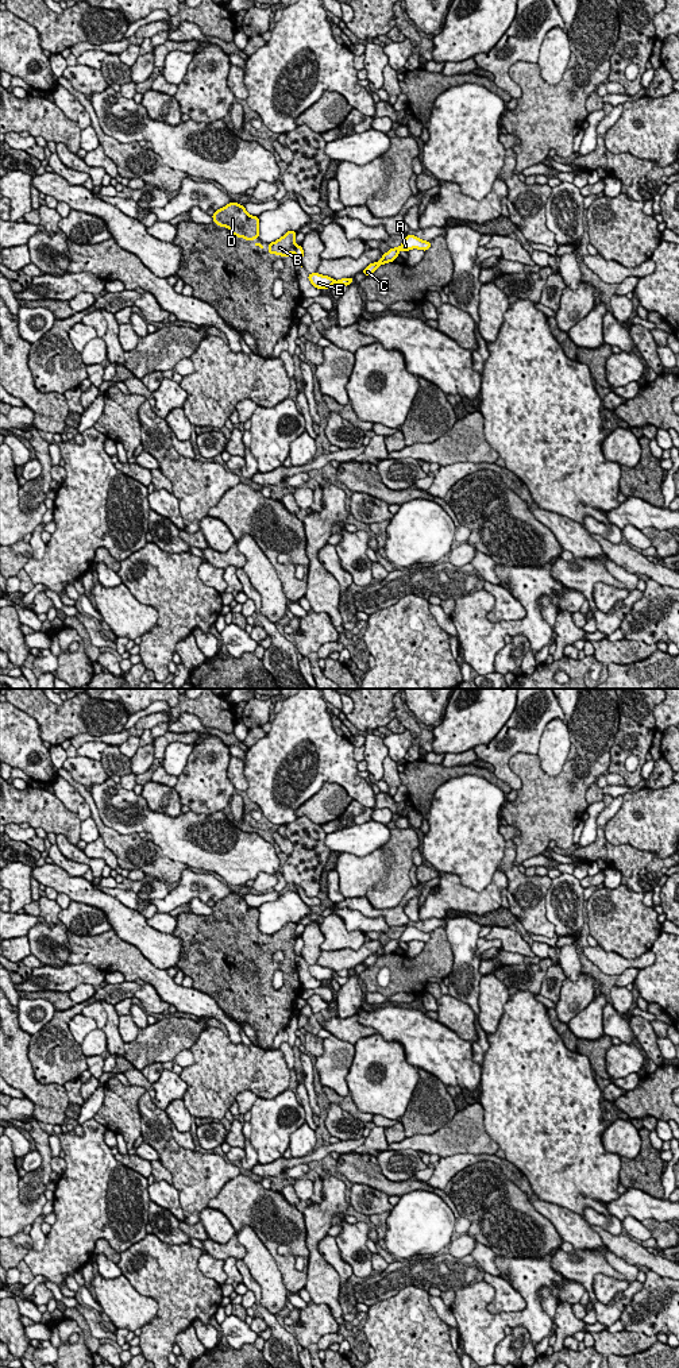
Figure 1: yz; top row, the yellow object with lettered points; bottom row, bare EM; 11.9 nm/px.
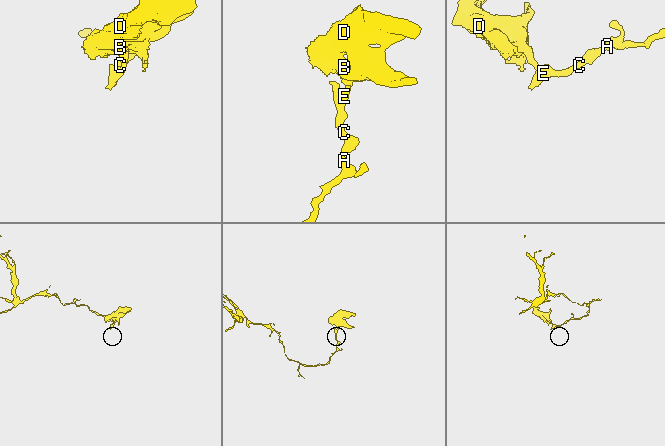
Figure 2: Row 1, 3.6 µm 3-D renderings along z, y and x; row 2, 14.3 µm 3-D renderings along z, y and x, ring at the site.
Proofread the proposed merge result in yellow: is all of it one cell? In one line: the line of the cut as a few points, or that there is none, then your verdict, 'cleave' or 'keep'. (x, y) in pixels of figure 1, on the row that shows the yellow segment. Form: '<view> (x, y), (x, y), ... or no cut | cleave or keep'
yz (297, 246), (294, 250) | cleave

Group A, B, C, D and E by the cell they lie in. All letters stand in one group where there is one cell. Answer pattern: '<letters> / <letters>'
A C E / B D

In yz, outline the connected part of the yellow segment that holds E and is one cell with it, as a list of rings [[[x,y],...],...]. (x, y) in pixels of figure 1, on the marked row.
[[[319,273],[308,274],[308,278],[315,288],[321,289],[321,290],[332,288],[333,282],[336,282],[337,285],[348,286],[354,281],[354,277],[352,278],[342,278],[342,280],[336,281],[328,275],[321,275]]]

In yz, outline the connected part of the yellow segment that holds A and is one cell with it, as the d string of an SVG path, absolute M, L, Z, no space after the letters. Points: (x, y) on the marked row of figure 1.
M406 235L405 240L402 242L402 244L400 247L389 248L389 251L386 254L383 254L382 258L378 262L370 263L362 271L366 275L373 274L378 269L379 265L385 265L385 263L389 263L391 261L396 261L396 258L400 255L398 253L401 250L409 251L412 248L418 248L418 250L427 251L429 247L431 247L431 242L421 240L414 235Z

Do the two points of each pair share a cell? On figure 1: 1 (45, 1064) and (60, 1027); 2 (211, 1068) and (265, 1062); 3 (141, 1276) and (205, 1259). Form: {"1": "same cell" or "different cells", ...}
{"1": "same cell", "2": "same cell", "3": "different cells"}

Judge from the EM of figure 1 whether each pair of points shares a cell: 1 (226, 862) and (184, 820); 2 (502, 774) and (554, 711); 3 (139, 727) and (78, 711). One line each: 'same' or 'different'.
1: same
2: same
3: different

